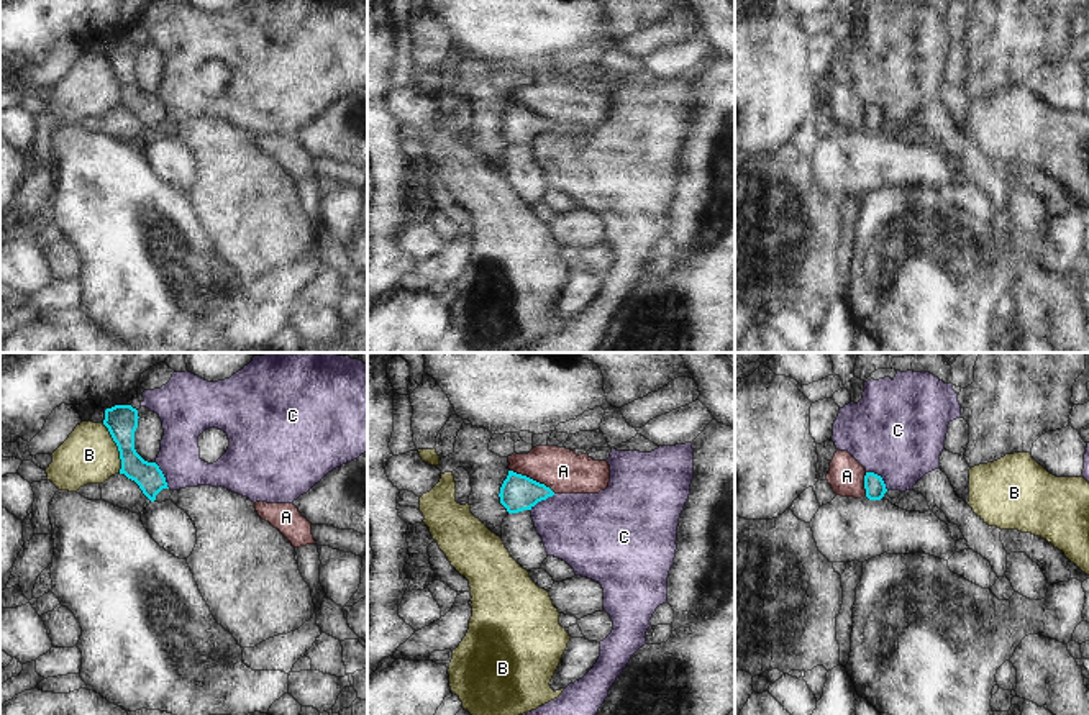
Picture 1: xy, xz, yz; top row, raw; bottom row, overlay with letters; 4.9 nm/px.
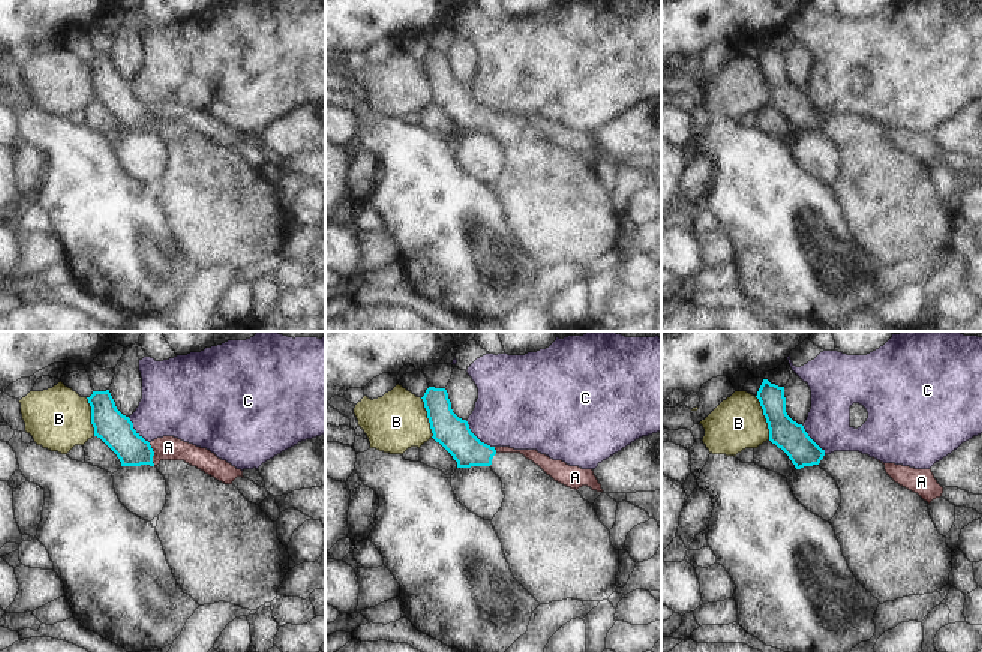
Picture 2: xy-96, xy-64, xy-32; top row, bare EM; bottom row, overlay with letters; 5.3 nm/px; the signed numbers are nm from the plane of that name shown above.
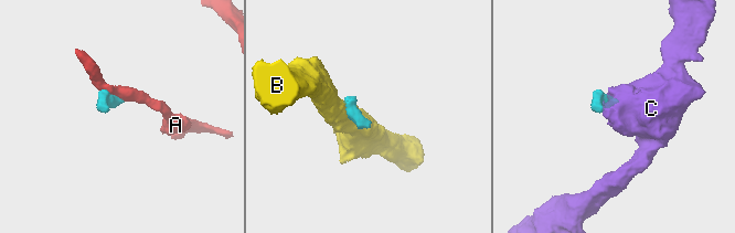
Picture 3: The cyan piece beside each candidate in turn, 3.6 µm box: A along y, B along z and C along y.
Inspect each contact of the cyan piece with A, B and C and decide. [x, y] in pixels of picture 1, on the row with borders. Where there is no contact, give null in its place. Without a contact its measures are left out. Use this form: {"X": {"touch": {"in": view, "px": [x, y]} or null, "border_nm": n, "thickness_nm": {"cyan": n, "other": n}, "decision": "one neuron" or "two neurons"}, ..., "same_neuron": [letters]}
{"A": {"touch": {"in": "xz", "px": [532, 479]}, "border_nm": 260, "thickness_nm": {"cyan": 180, "other": 220}, "decision": "two neurons"}, "B": {"touch": {"in": "xy", "px": [118, 448]}, "border_nm": 260, "thickness_nm": {"cyan": 160, "other": 280}, "decision": "two neurons"}, "C": {"touch": {"in": "yz", "px": [879, 476]}, "border_nm": 140, "thickness_nm": {"cyan": 100, "other": 460}, "decision": "two neurons"}, "same_neuron": []}

